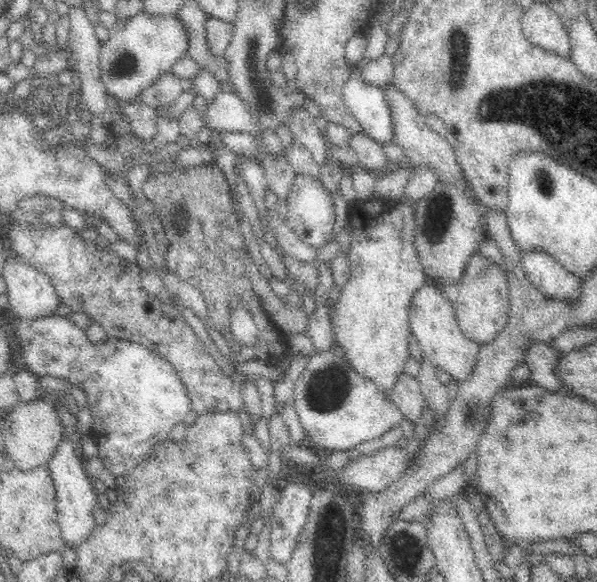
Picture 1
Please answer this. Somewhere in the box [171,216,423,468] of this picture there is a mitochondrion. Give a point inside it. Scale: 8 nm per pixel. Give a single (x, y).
(328, 388)

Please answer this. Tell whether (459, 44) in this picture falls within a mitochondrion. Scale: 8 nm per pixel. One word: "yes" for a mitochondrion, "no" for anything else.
yes

